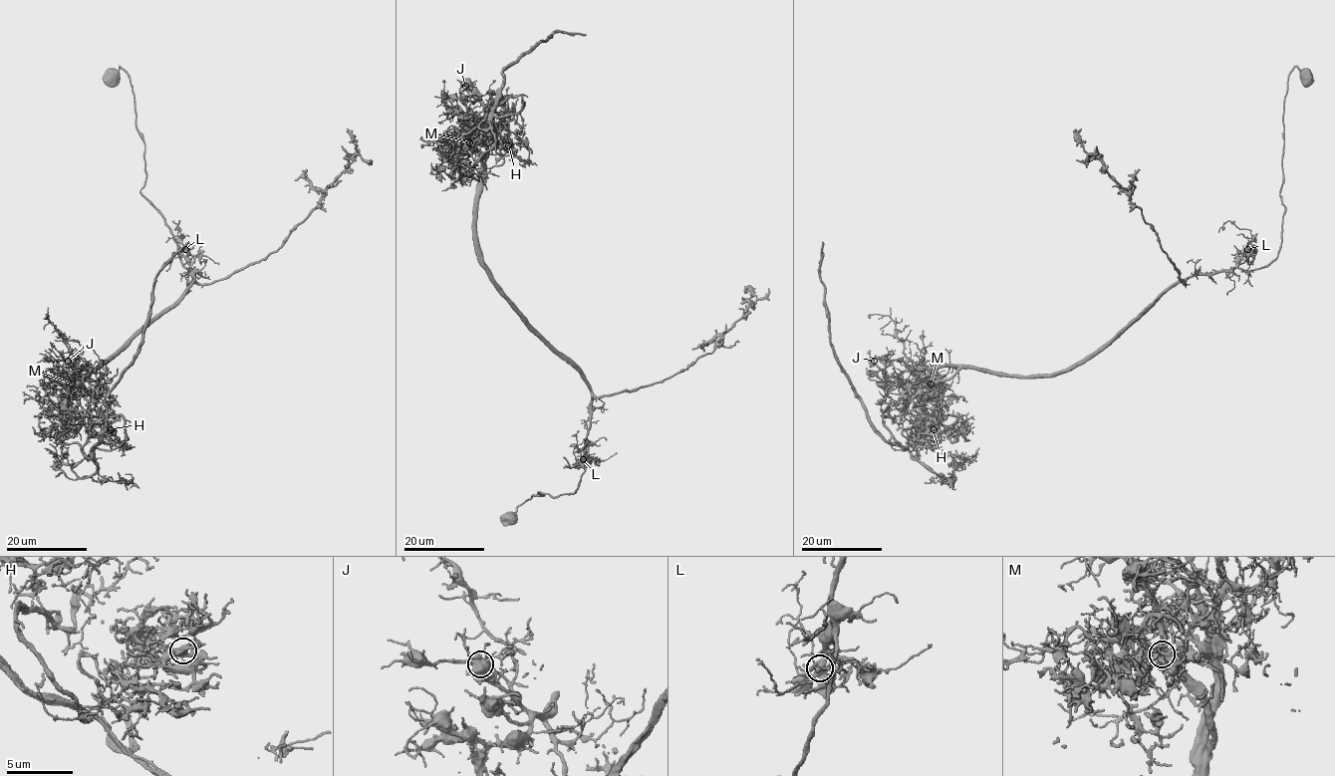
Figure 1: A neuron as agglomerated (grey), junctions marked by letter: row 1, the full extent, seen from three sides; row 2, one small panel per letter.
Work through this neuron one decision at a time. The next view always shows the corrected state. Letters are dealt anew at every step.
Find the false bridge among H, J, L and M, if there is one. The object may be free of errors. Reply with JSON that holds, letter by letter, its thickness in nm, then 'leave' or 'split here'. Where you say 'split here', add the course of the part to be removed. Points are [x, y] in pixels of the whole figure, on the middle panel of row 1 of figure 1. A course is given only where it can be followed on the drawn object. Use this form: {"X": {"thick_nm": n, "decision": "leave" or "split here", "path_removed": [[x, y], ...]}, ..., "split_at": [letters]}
{"H": {"thick_nm": 480, "decision": "leave"}, "J": {"thick_nm": 550, "decision": "leave"}, "L": {"thick_nm": 480, "decision": "leave"}, "M": {"thick_nm": 550, "decision": "split here", "path_removed": [[470, 143], [486, 129], [479, 114], [519, 95], [522, 107], [493, 113], [503, 72], [554, 31], [586, 35]]}, "split_at": ["M"]}

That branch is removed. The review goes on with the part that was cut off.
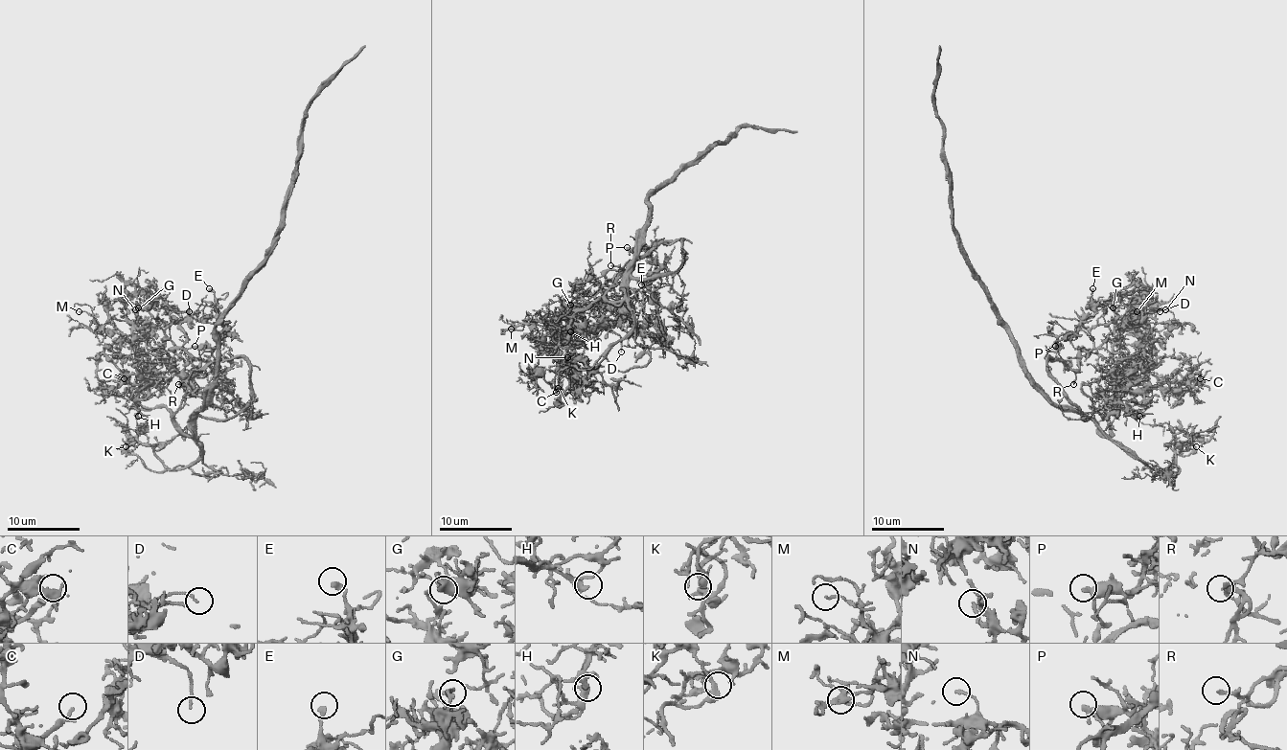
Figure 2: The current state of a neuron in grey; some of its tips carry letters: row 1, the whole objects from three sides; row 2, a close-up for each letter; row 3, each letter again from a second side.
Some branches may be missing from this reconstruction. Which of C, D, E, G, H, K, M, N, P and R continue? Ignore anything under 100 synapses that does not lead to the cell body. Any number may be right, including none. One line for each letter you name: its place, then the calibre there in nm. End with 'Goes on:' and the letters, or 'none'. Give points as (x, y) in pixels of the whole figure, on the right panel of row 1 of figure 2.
C: place (1200, 378); calibre 140 nm
H: place (1139, 416); calibre 360 nm
K: place (1196, 446); calibre 280 nm
R: place (1073, 384); calibre 140 nm
Goes on: C, H, K, R

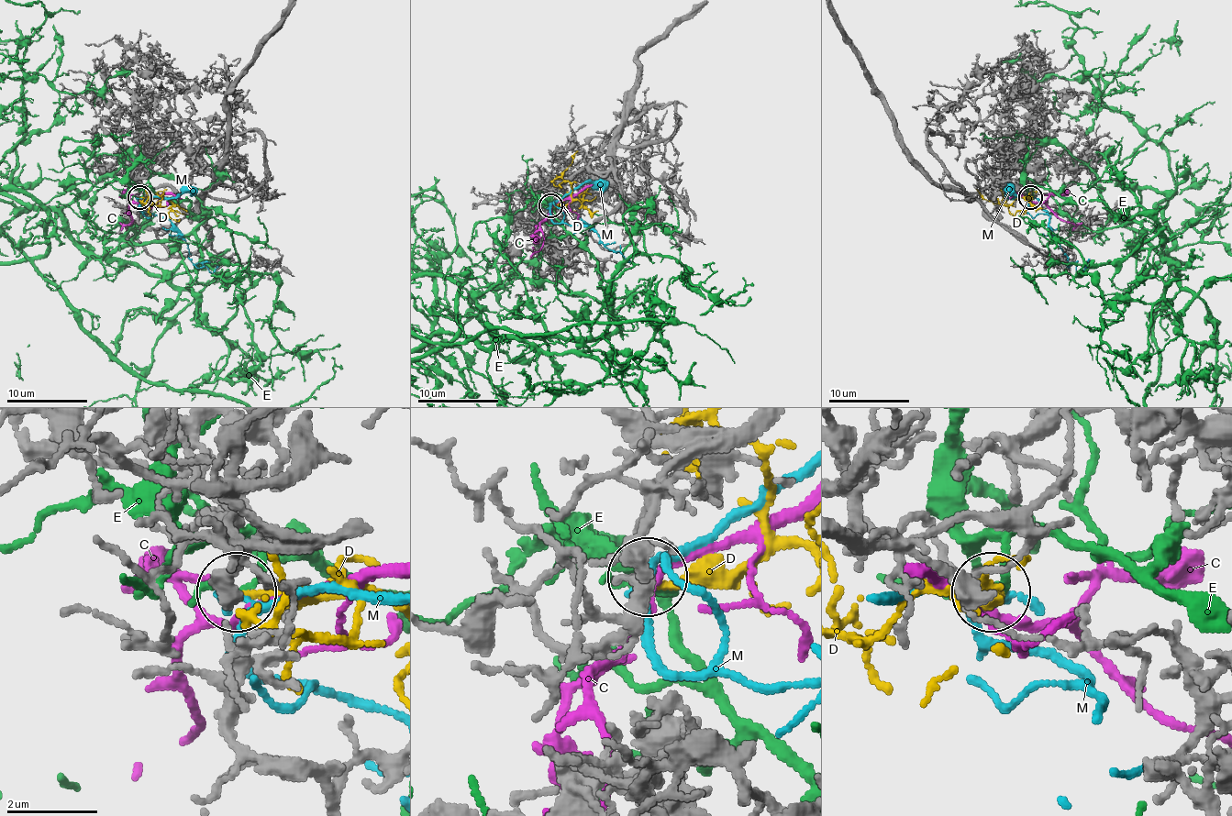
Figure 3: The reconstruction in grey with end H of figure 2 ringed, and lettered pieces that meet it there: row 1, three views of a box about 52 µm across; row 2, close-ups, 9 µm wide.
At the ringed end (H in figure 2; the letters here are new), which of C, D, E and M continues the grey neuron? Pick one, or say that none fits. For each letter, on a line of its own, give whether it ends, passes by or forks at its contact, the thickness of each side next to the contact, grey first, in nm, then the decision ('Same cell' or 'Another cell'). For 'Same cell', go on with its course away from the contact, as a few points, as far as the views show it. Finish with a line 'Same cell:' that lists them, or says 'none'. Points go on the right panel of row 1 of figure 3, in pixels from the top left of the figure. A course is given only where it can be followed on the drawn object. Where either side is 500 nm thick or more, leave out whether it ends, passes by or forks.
C: It passes by. Thickness 360 nm (grey) against 180 nm. Another cell
D: It ends there. Thickness 360 nm (grey) against 170 nm. Same cell. Its course: (1031, 196), (1016, 196), (1009, 204), (999, 204), (986, 201), (976, 189)
E: It ends there. Thickness 360 nm (grey) against 180 nm. Another cell
M: It passes by. Thickness 360 nm (grey) against 170 nm. Another cell
Same cell: D

